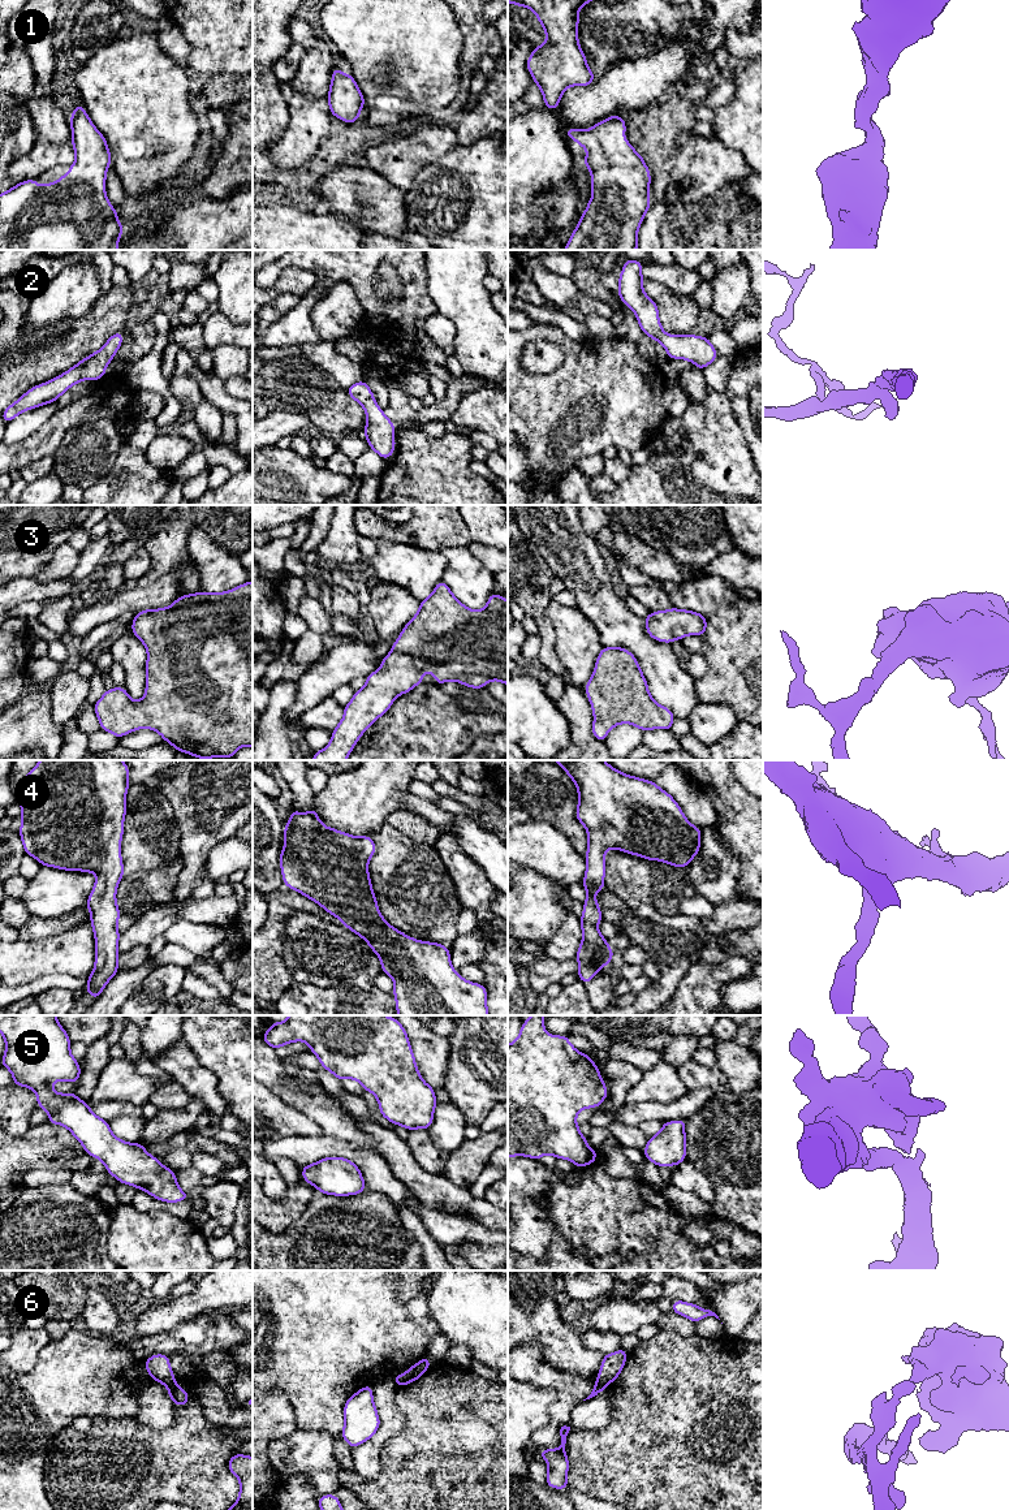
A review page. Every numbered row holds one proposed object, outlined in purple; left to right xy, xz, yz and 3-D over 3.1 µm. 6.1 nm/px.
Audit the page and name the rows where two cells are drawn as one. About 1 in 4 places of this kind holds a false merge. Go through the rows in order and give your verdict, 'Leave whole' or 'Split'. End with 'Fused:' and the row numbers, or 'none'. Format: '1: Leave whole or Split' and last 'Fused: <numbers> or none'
1: Leave whole
2: Leave whole
3: Leave whole
4: Leave whole
5: Leave whole
6: Split
Fused: 6

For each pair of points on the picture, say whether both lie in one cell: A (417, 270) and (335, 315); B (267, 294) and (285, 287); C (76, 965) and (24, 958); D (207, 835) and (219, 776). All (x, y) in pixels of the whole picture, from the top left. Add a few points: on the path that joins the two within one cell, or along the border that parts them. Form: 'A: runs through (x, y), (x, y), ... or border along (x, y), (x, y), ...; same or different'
A: border along (339, 280), (361, 306), (357, 332); different
B: runs through (271, 293), (281, 287); same
C: runs through (63, 958), (37, 958); same
D: runs through (207, 820), (214, 790); same

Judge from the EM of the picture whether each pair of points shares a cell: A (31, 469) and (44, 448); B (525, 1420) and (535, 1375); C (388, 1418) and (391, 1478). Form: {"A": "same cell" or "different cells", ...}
{"A": "different cells", "B": "different cells", "C": "different cells"}

